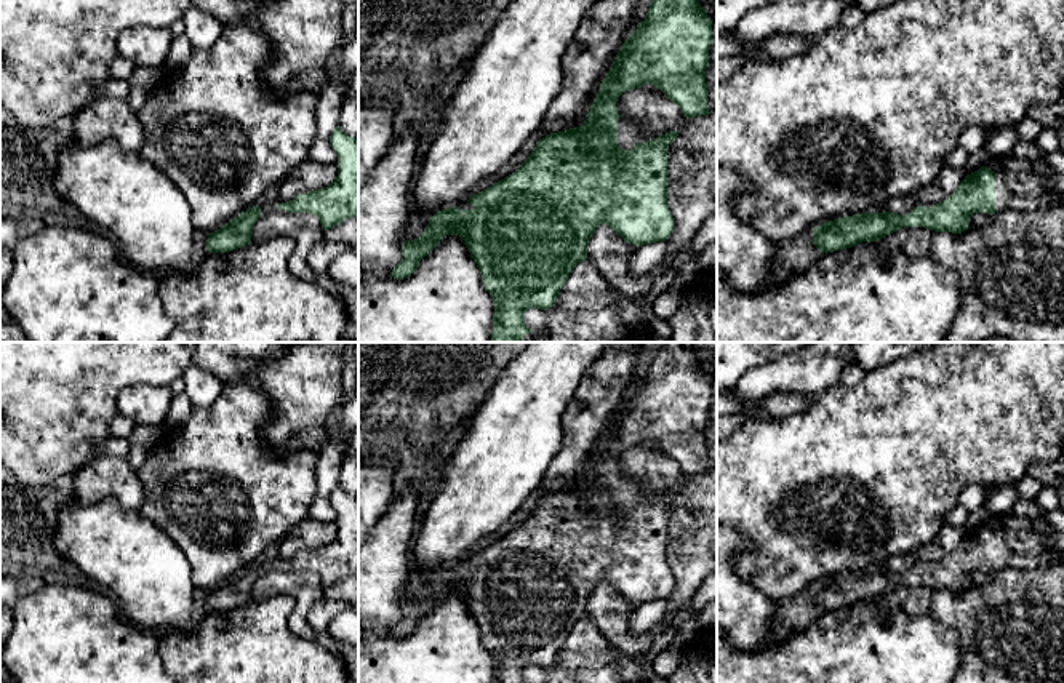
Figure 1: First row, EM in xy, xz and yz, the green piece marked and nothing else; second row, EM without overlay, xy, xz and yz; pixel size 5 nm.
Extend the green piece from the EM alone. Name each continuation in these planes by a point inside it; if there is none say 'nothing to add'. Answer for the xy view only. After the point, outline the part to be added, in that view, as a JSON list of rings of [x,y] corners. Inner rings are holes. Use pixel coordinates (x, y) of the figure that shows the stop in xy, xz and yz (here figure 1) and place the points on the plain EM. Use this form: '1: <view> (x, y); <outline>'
nothing to add

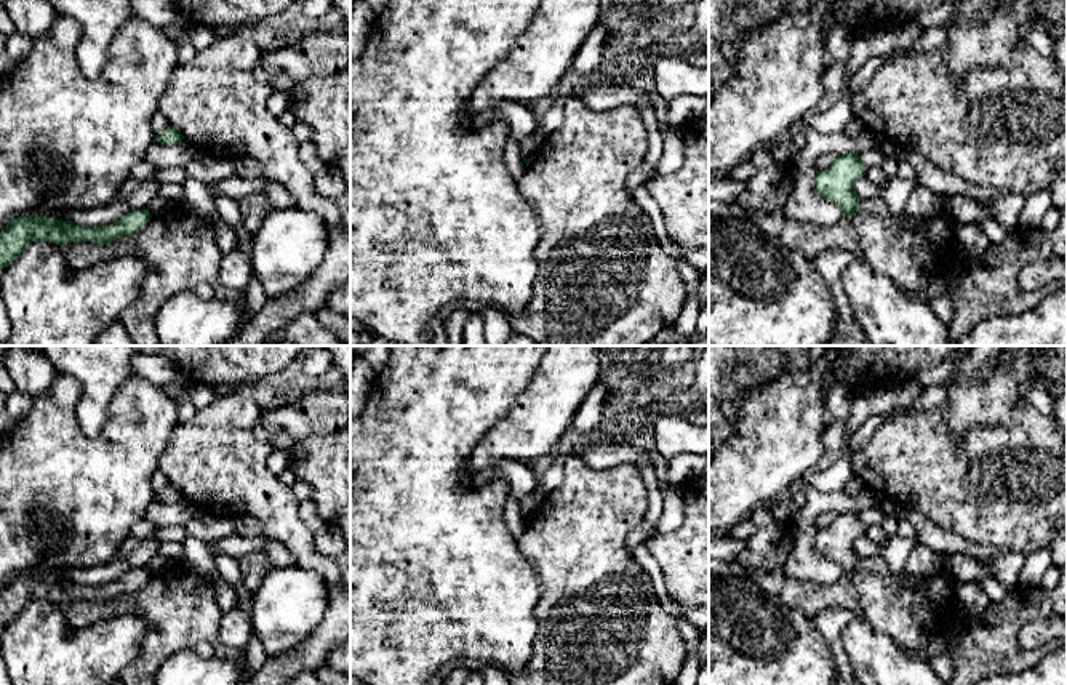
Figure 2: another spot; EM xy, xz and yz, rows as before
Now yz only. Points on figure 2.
nothing to add

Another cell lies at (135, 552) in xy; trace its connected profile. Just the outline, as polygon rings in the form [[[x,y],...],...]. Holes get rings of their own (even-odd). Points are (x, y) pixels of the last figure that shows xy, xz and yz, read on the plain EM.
[[[128,536],[118,547],[117,555],[104,565],[80,568],[74,571],[58,571],[53,578],[72,579],[77,584],[102,586],[115,581],[122,575],[146,568],[149,560],[158,554],[160,543],[152,538]]]

